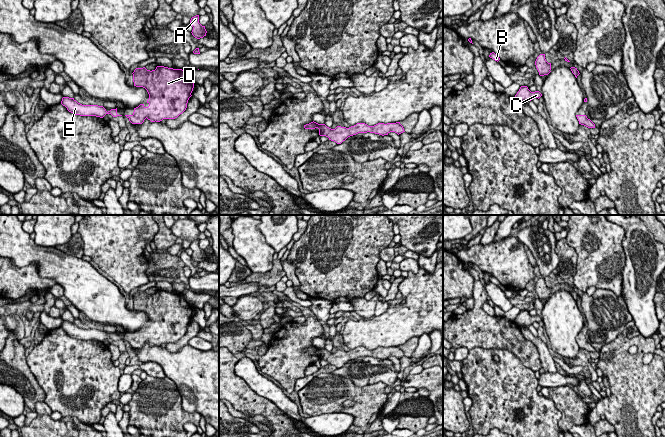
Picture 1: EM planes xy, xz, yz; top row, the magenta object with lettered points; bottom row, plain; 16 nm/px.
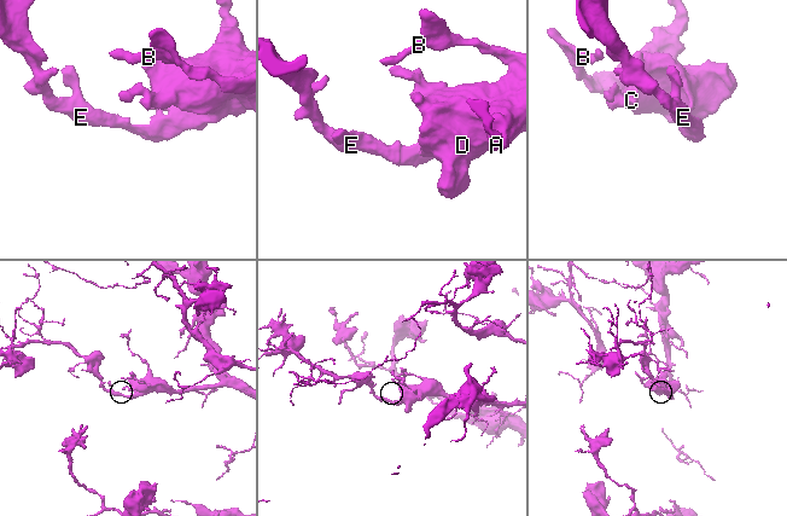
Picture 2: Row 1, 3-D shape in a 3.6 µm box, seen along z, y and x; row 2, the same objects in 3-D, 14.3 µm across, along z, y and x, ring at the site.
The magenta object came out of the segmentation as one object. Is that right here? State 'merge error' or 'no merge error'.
no merge error

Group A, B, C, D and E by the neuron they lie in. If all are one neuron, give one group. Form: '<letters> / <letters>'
A B C D E

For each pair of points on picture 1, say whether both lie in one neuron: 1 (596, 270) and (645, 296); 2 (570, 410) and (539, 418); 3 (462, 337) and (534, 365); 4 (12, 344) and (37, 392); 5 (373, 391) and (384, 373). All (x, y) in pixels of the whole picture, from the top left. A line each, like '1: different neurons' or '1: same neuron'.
1: different neurons
2: different neurons
3: same neuron
4: same neuron
5: different neurons

